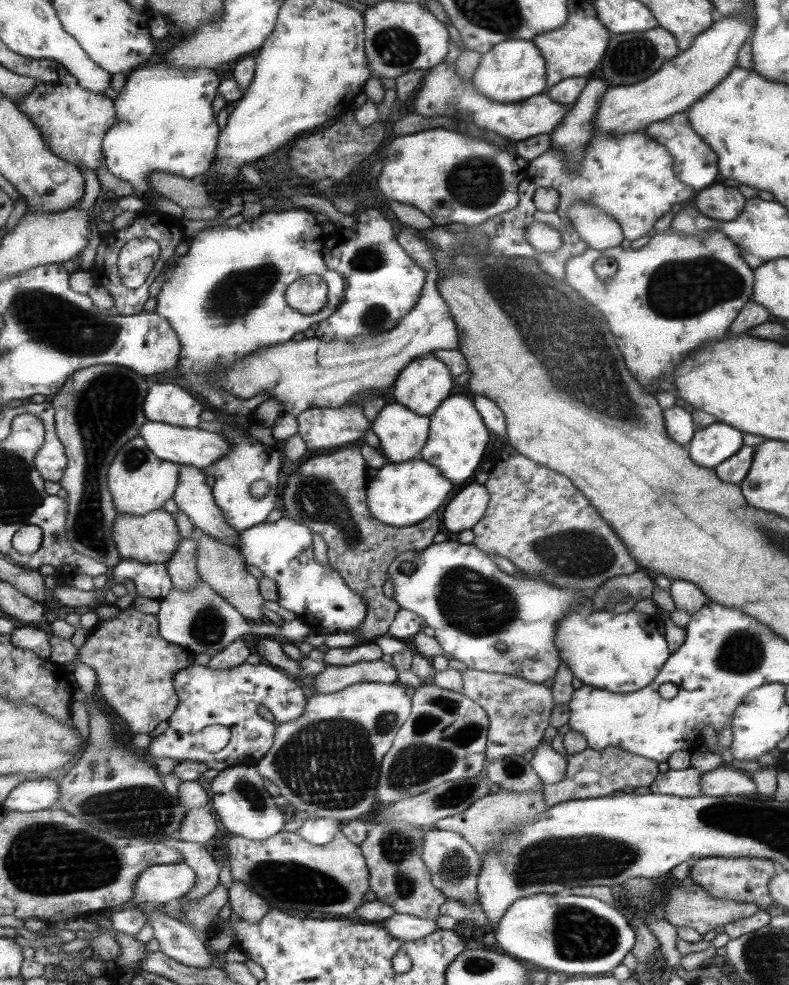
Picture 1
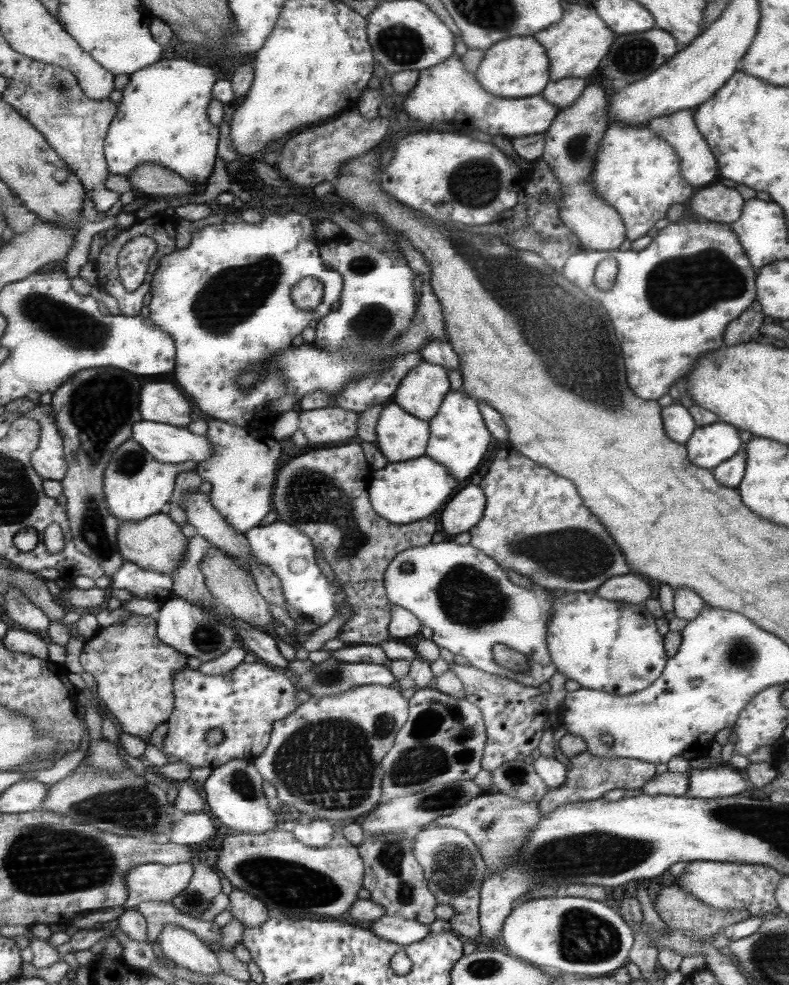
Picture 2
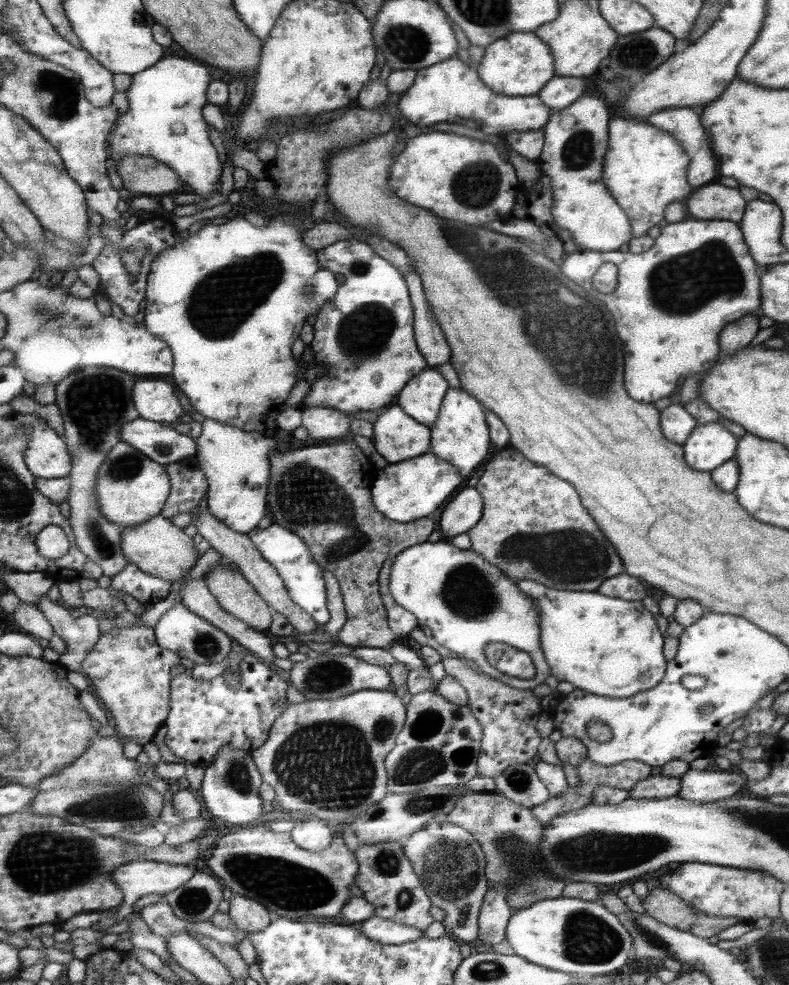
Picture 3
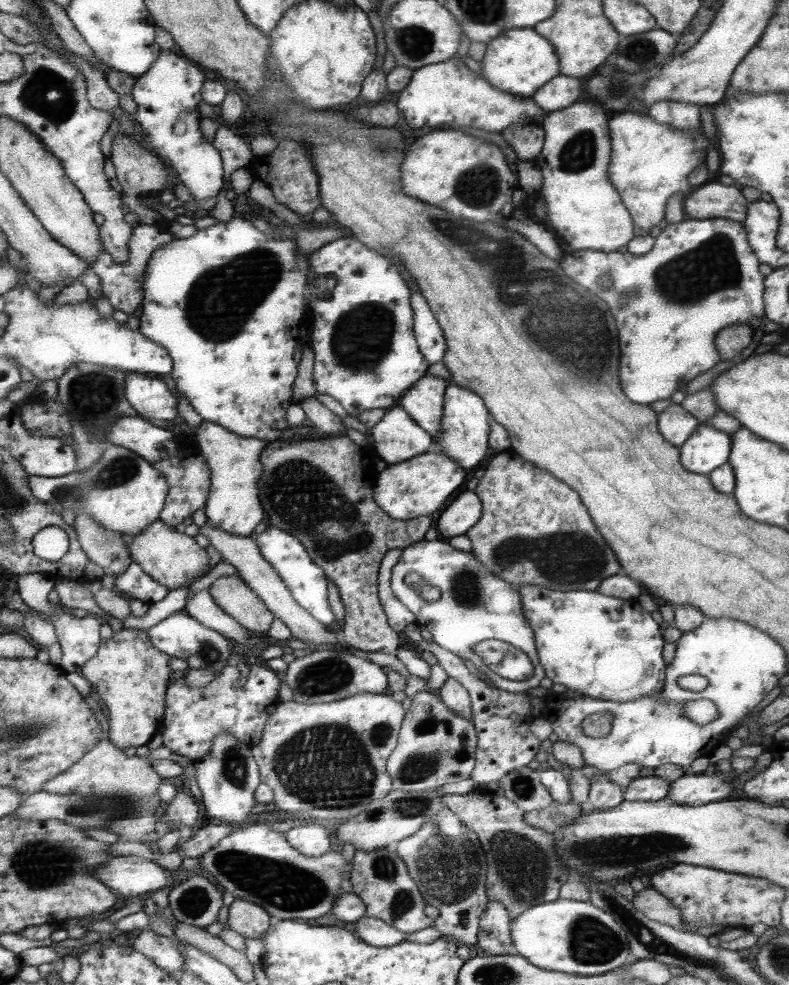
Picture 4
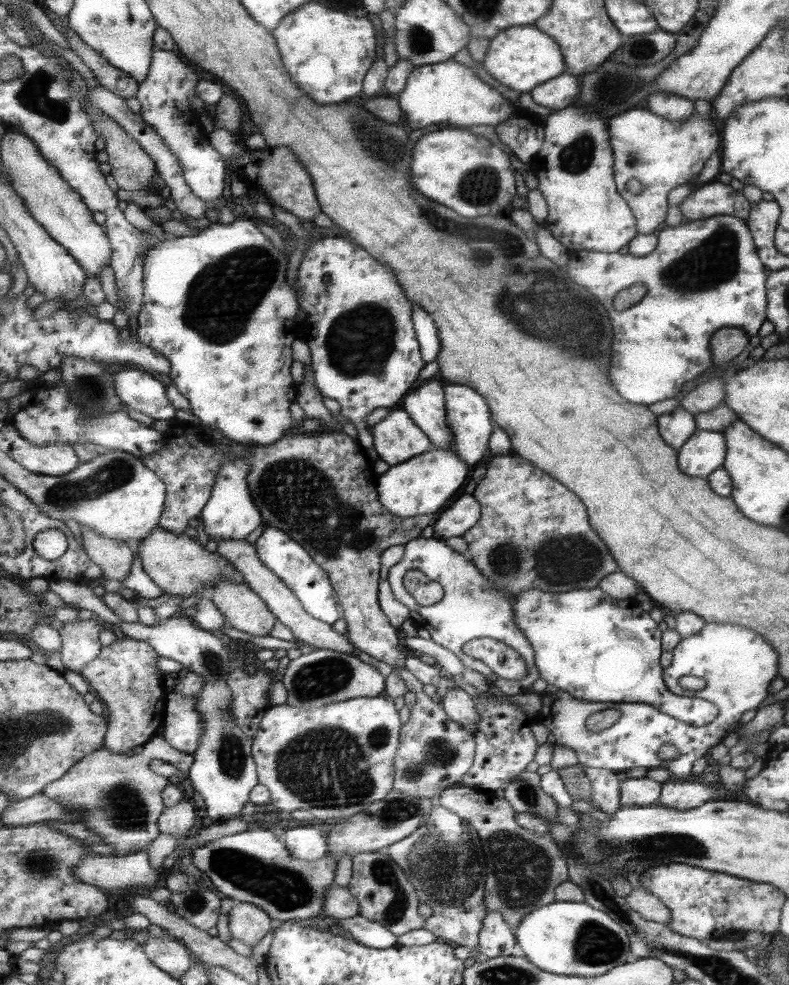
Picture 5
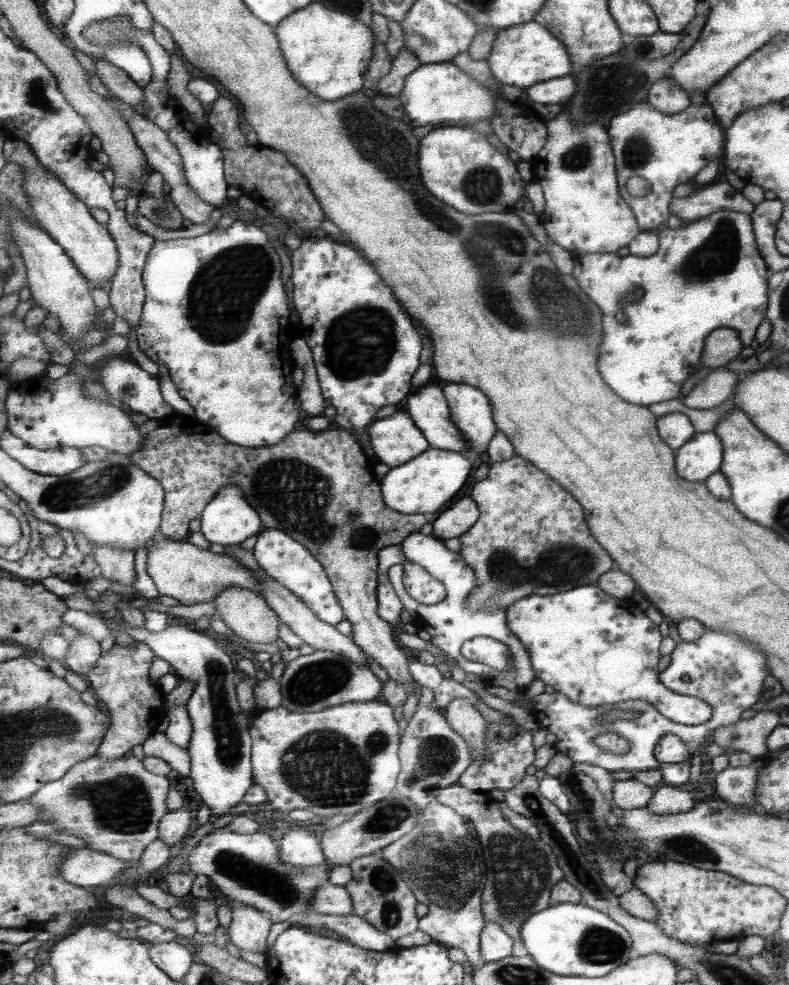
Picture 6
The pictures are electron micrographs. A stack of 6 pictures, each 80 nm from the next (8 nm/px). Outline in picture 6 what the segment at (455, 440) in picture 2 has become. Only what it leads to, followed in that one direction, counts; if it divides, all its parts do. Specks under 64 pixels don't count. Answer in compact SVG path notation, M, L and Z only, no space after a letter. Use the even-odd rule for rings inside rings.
M447 384L441 389L449 405L450 420L463 433L468 444L467 454L477 458L498 431L494 418L491 418L489 400L481 390L467 384Z

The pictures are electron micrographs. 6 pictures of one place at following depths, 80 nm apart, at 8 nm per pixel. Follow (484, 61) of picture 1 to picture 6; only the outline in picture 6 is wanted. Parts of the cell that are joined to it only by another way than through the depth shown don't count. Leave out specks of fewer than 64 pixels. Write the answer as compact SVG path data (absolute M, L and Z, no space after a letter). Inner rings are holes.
M531 20L517 26L498 29L485 60L492 75L500 83L524 89L549 79L567 76L571 70L571 64L565 48L554 33Z

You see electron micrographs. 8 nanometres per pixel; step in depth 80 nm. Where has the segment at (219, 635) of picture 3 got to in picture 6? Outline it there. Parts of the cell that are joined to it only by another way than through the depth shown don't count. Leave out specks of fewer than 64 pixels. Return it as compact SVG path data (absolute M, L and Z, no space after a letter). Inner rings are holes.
M174 620L173 624L159 633L151 633L147 628L139 629L131 625L125 627L125 632L135 642L149 645L157 658L167 661L172 667L172 674L176 675L179 681L195 683L195 694L187 704L194 730L188 748L192 761L192 775L190 777L194 780L194 787L202 796L203 802L211 809L209 820L217 820L220 816L225 815L229 808L233 808L235 804L245 800L250 788L256 784L252 762L254 739L250 732L251 724L245 711L239 706L239 700L237 700L237 684L241 682L239 665L231 660L231 656L227 652L223 652L217 646L217 642L213 638L193 630L192 626L184 624L183 621Z

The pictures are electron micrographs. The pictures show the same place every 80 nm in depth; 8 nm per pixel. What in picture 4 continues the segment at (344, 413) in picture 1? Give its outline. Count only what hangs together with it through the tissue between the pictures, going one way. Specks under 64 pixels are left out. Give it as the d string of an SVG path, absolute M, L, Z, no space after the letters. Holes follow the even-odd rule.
M314 395L299 400L299 403L305 409L308 426L313 428L315 433L319 432L325 437L335 436L345 430L342 420L331 413Z

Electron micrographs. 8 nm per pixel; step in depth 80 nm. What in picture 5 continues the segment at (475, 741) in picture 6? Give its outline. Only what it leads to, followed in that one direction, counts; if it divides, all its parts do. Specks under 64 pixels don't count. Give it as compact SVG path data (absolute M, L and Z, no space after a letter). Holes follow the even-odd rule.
M457 686L451 687L447 695L438 701L451 719L460 721L462 728L474 736L478 729L476 722L479 718L475 712L474 703L466 692Z

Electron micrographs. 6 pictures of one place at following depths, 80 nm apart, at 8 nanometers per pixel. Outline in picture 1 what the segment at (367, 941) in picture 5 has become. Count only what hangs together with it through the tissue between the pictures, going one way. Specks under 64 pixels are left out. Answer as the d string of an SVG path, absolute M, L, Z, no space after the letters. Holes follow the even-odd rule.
M393 913L389 918L379 923L381 928L387 930L399 942L419 940L437 929L435 920L425 920L409 914Z

